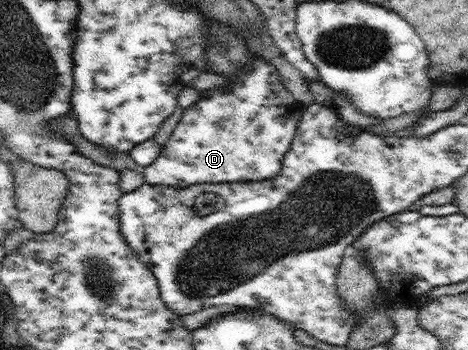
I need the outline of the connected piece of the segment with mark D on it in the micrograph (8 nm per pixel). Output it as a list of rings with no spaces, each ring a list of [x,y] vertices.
[[[252,54],[250,62],[246,64],[246,68],[237,75],[229,77],[228,86],[224,88],[218,87],[207,91],[201,91],[198,102],[195,102],[189,109],[183,111],[182,118],[176,128],[173,130],[172,136],[169,136],[169,141],[161,147],[158,158],[148,166],[142,168],[143,177],[148,184],[161,184],[166,186],[173,186],[174,188],[186,188],[193,184],[202,183],[223,183],[223,182],[242,182],[242,181],[261,181],[264,179],[274,178],[280,171],[282,166],[282,159],[284,155],[291,149],[292,141],[294,140],[298,125],[302,116],[302,111],[305,105],[298,102],[294,95],[286,88],[282,82],[280,75],[276,72],[272,62],[264,60],[258,55]]]

